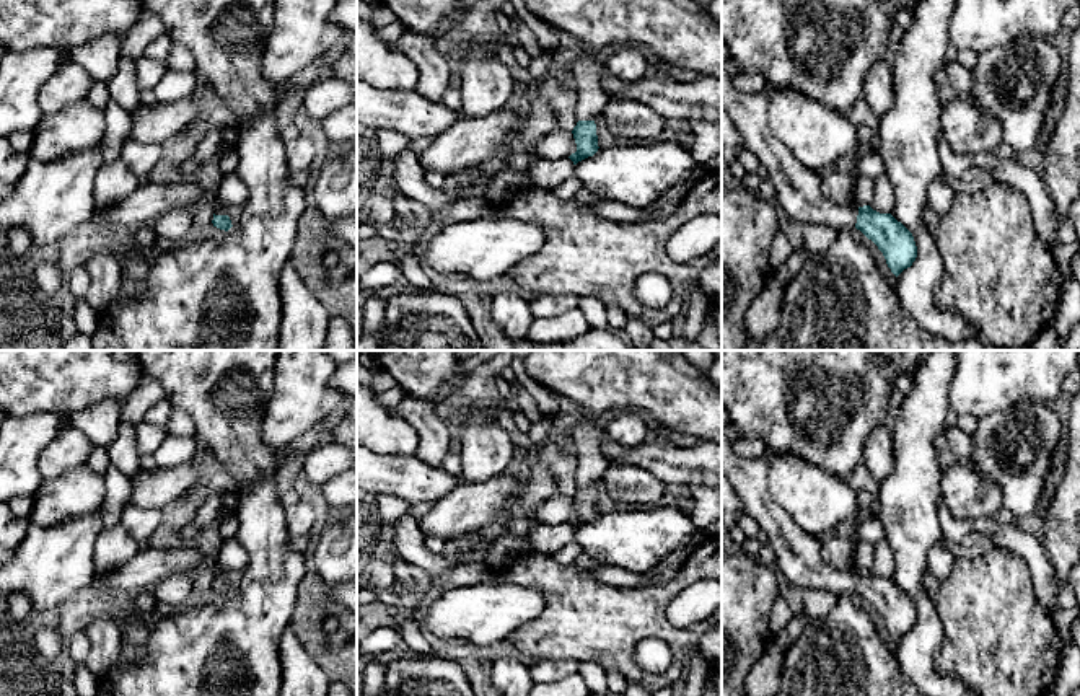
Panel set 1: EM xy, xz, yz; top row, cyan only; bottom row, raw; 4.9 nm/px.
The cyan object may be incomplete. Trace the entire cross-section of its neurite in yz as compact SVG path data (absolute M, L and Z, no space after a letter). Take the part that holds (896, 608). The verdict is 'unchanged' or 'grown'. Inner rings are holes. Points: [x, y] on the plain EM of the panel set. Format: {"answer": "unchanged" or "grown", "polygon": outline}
{"answer": "grown", "polygon": "M723 429L722 474L741 496L743 512L767 533L775 553L774 569L785 582L800 588L824 588L839 597L860 595L878 611L896 642L912 631L917 623L912 598L891 579L880 579L870 570L832 569L819 559L819 541L800 531L769 494L767 463L762 458L738 456Z"}

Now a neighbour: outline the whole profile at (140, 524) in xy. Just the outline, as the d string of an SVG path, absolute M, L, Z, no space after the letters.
M125 505L121 513L121 523L138 544L148 540L161 522L163 512L156 509Z

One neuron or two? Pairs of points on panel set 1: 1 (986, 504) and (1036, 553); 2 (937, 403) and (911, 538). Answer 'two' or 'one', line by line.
1: two
2: one

